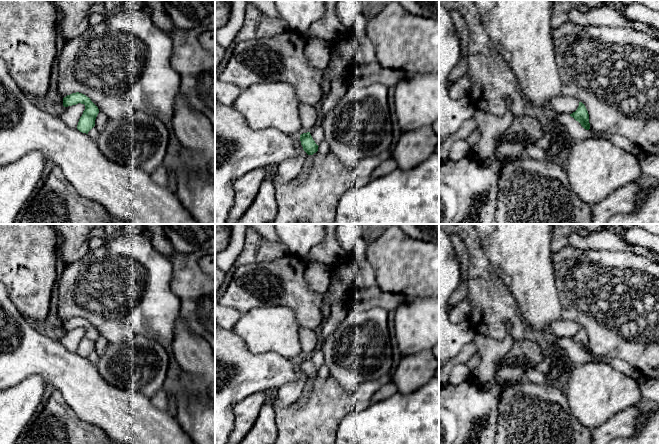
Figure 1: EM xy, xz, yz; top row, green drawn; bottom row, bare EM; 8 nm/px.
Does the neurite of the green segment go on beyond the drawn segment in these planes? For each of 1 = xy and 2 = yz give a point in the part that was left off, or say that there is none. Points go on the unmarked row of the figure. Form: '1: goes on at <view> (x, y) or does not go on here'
1: does not go on here
2: does not go on here

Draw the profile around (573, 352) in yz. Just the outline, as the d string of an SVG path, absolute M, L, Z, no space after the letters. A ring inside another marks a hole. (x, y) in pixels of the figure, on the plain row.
M557 338L551 345L551 349L556 349L564 354L573 364L580 365L592 359L590 354L584 353L581 348L569 338Z

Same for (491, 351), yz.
M475 333L474 342L480 355L480 363L471 372L471 377L479 384L487 384L495 377L499 361L513 347L514 340L510 333L503 340Z

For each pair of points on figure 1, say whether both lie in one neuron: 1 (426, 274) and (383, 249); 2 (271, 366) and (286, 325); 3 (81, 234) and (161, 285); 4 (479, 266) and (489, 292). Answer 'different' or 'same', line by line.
1: same
2: different
3: different
4: same

